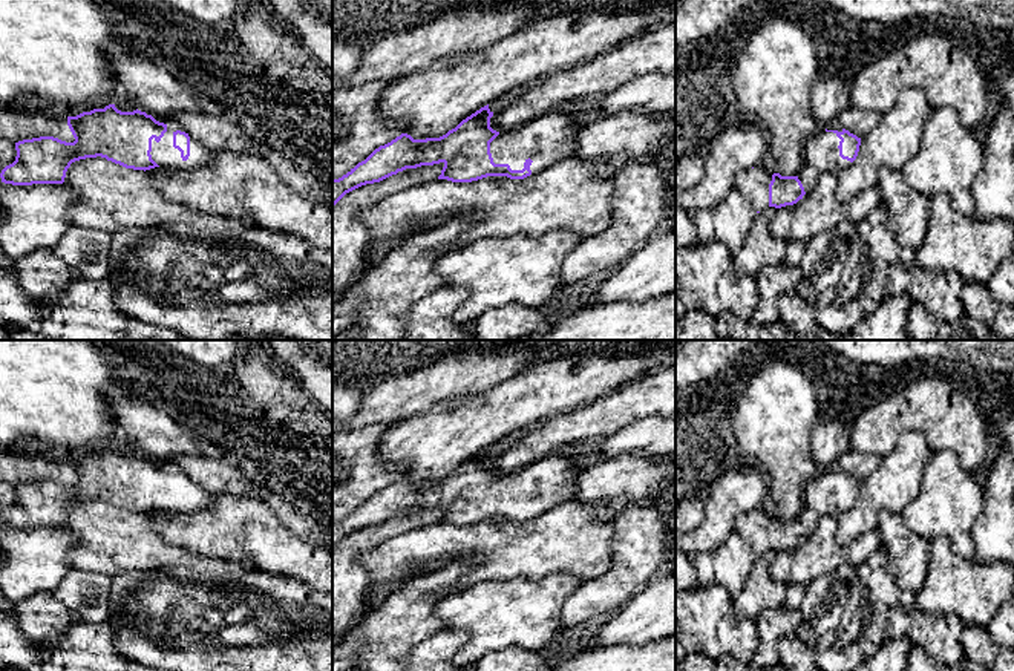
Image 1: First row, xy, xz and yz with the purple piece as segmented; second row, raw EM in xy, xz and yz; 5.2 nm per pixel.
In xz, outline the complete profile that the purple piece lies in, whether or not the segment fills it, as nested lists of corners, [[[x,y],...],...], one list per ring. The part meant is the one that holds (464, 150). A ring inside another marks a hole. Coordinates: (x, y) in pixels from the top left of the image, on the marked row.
[[[487,104],[440,138],[414,139],[401,133],[346,175],[332,179],[332,207],[361,185],[380,182],[406,169],[440,162],[444,167],[438,179],[452,182],[487,176],[524,179],[571,156],[577,149],[579,130],[585,126],[579,112],[567,106],[507,132],[493,130],[492,116]]]

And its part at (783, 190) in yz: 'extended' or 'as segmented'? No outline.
extended

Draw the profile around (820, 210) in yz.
[[[823,173],[816,185],[796,204],[775,210],[769,233],[787,242],[807,242],[818,233],[835,230],[846,219],[858,224],[879,204],[882,204],[882,193],[878,185],[841,204],[836,175]]]

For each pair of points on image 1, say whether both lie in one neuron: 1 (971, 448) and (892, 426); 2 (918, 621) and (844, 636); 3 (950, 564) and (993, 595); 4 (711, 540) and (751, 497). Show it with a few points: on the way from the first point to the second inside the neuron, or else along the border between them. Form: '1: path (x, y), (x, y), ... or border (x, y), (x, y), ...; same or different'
1: path (951, 428), (945, 422), (912, 422); same
2: border (913, 605), (909, 610), (890, 612), (884, 639); different
3: path (961, 575), (976, 590), (982, 590); same
4: path (716, 527), (739, 503); same

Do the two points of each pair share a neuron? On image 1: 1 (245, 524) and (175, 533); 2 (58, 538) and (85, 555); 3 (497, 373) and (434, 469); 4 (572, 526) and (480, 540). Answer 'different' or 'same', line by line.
1: same
2: different
3: different
4: same

